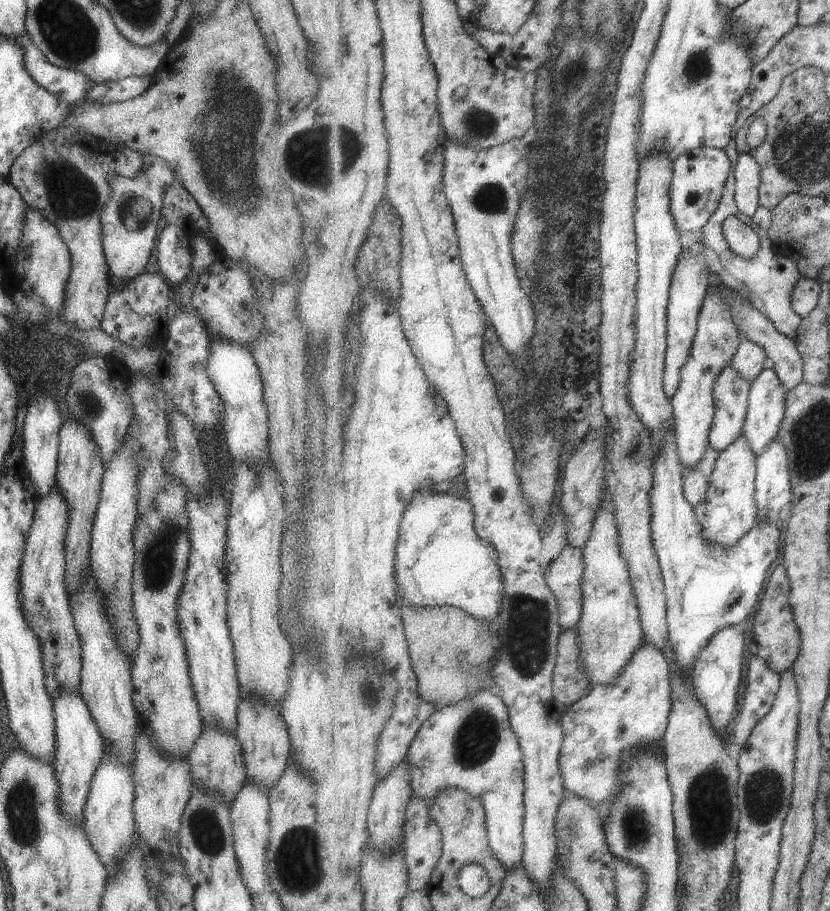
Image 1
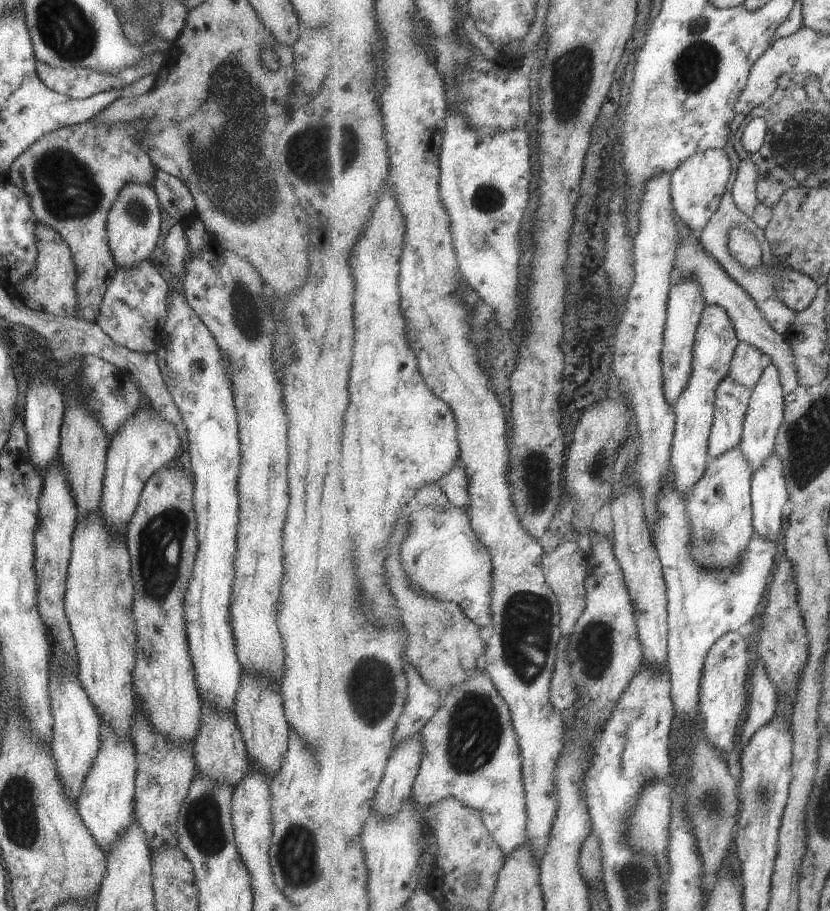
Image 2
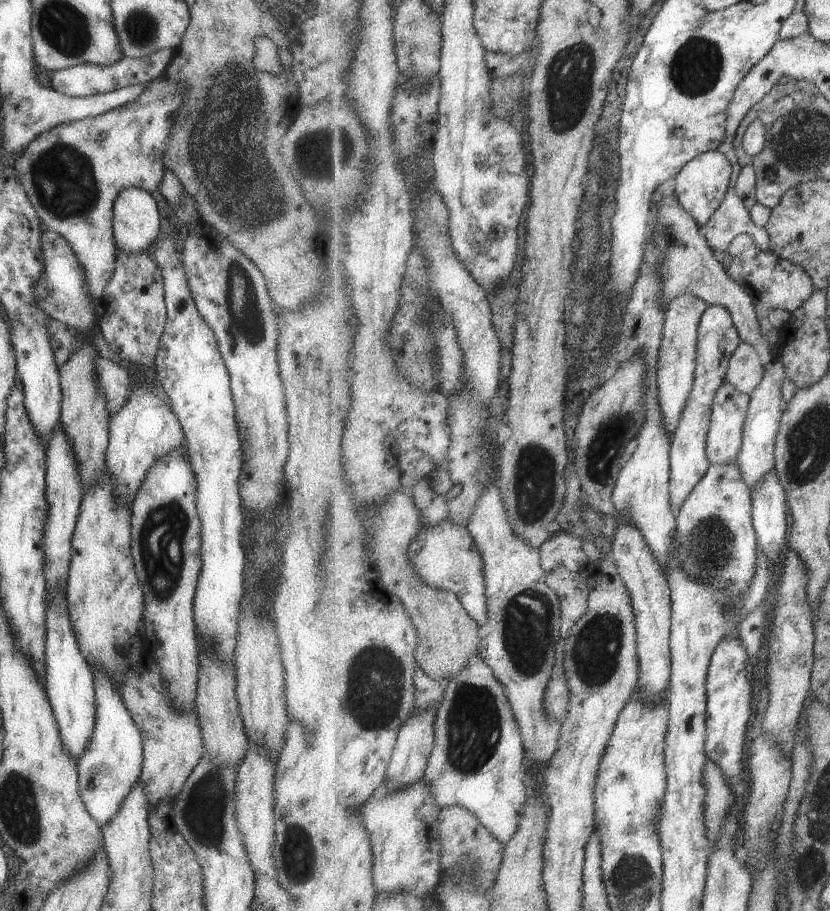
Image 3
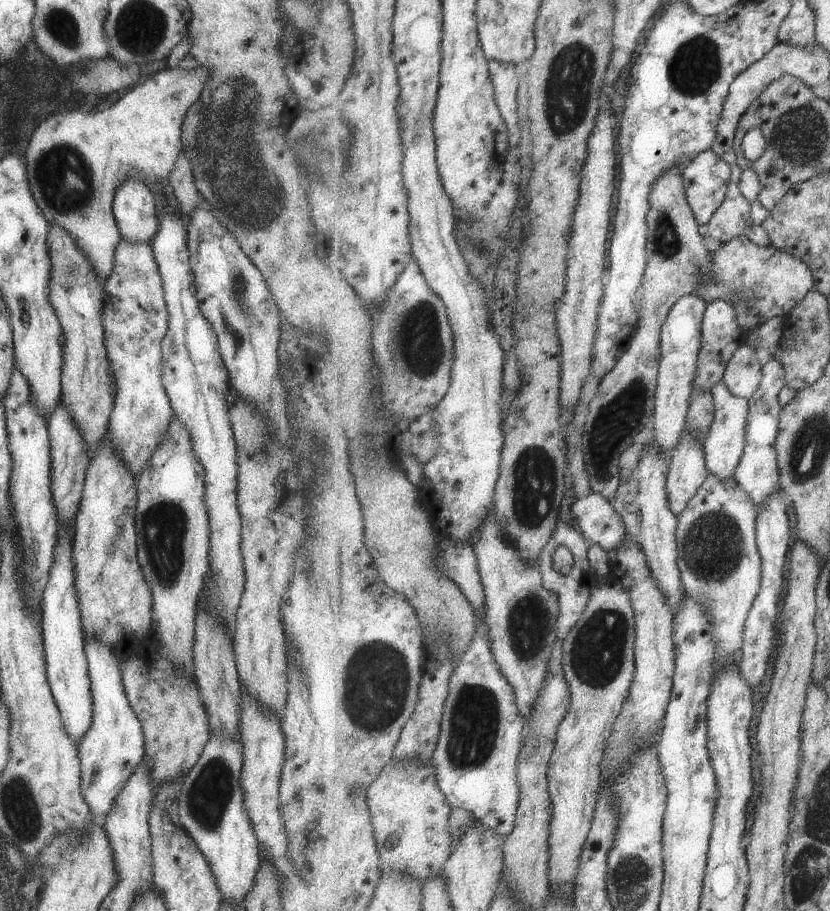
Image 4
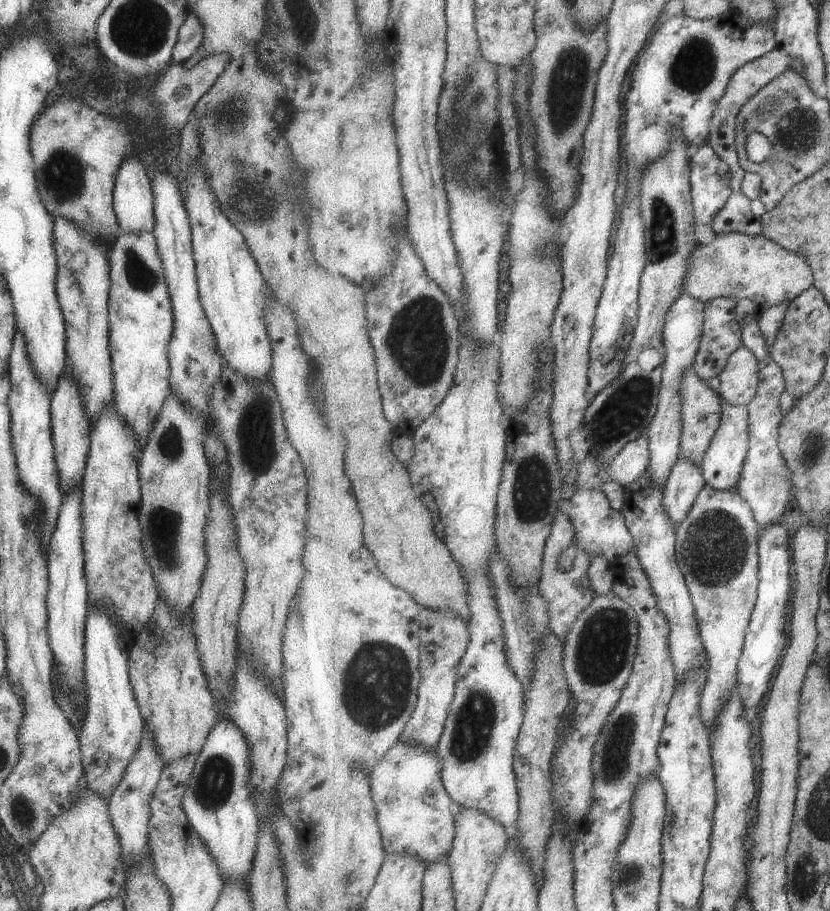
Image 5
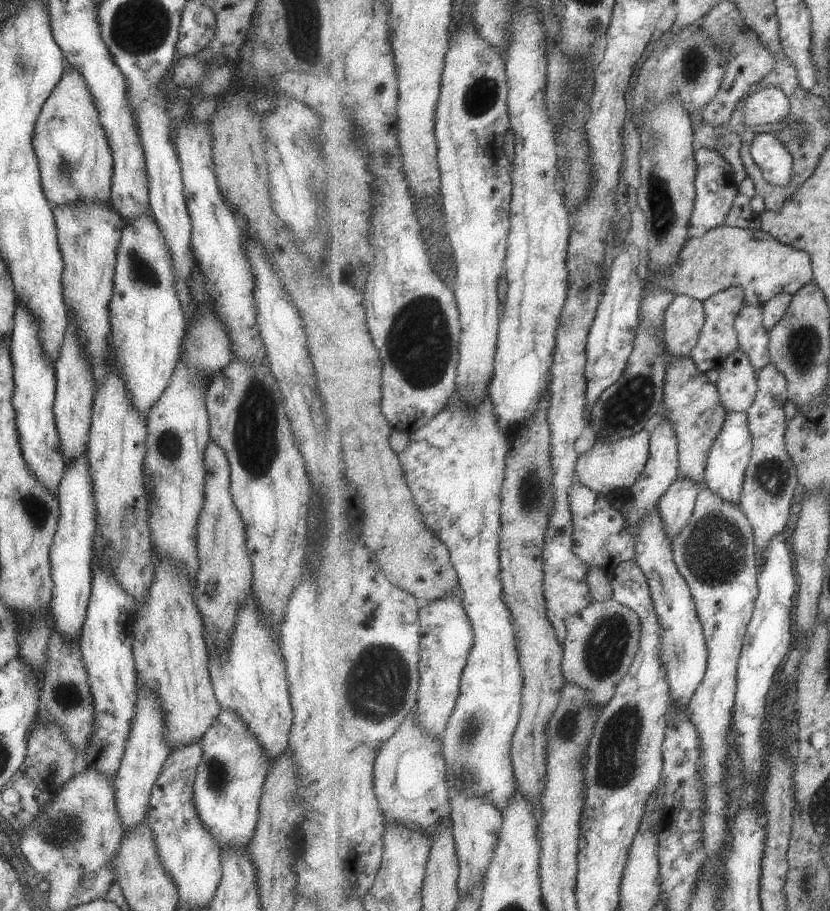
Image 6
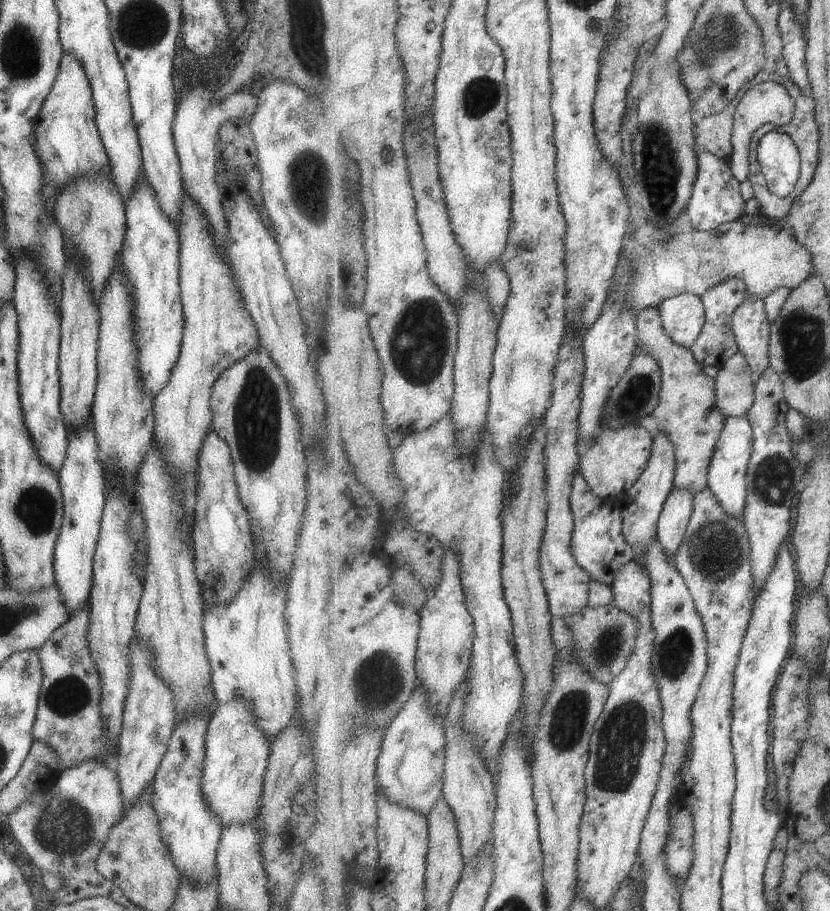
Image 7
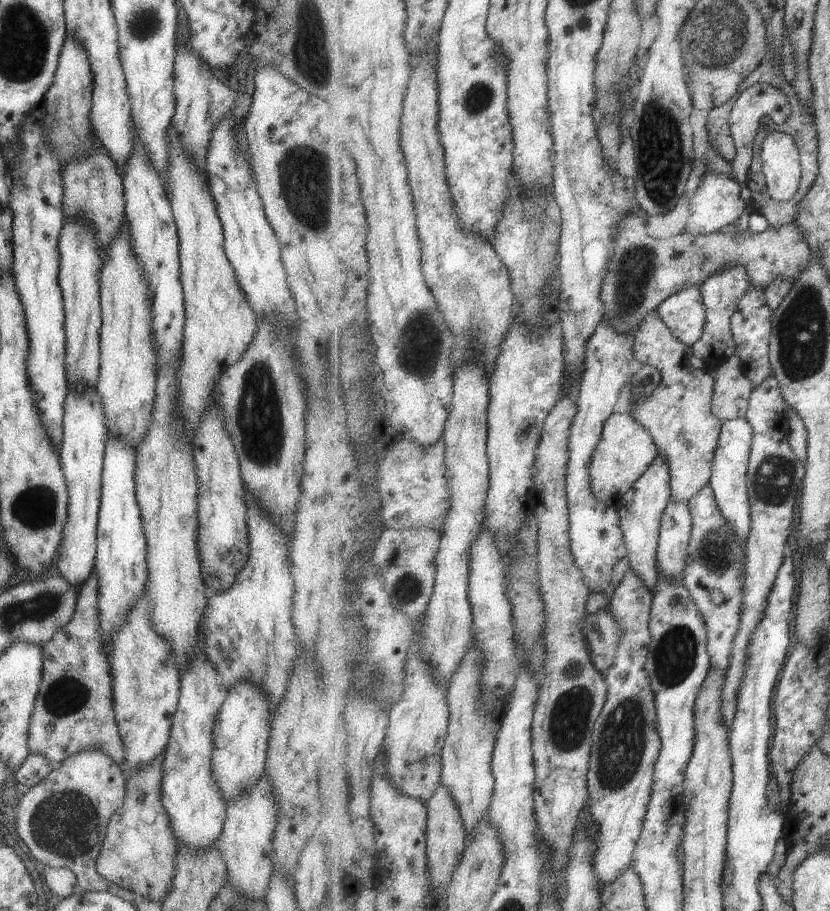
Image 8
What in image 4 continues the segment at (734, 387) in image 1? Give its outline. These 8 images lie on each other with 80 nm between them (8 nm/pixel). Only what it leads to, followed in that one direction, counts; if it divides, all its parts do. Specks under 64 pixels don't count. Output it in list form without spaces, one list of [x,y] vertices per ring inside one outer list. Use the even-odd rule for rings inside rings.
[[[721,380],[716,386],[709,390],[715,402],[715,418],[710,428],[708,437],[704,442],[706,452],[706,462],[708,470],[722,479],[735,476],[739,463],[741,462],[747,444],[748,416],[750,402],[747,399],[734,395],[729,387]]]

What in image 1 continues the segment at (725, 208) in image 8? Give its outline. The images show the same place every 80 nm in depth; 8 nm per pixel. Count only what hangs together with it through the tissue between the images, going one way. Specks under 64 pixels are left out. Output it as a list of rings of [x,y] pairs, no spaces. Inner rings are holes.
[[[697,148],[685,152],[674,162],[672,183],[672,212],[681,232],[700,234],[715,214],[723,199],[723,190],[731,174],[731,162],[725,149]]]

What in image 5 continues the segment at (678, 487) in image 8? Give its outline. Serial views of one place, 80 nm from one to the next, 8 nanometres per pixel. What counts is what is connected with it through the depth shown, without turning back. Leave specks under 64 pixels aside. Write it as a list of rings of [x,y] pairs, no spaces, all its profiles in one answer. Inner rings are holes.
[[[691,367],[685,374],[682,386],[682,452],[681,457],[693,459],[700,467],[704,463],[704,456],[710,449],[713,437],[719,431],[723,416],[723,398],[714,392]]]

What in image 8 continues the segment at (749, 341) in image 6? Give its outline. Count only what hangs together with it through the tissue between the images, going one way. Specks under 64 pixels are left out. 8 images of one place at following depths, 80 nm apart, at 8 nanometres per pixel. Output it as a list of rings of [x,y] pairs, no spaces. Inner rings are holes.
[[[753,286],[745,293],[744,298],[740,300],[740,304],[732,316],[732,335],[736,337],[739,348],[738,354],[743,364],[743,372],[752,380],[755,387],[763,384],[763,381],[768,379],[768,376],[773,375],[772,364],[770,363],[770,336],[772,335],[773,330],[773,313],[774,310],[767,302],[766,291]]]

